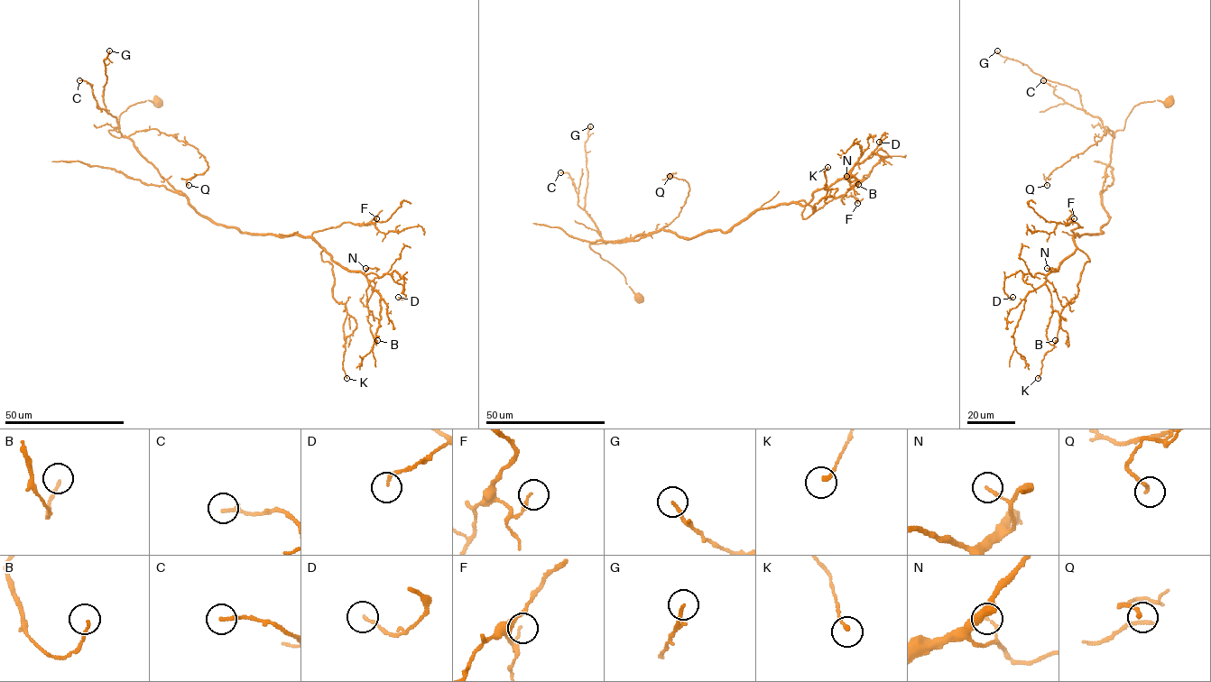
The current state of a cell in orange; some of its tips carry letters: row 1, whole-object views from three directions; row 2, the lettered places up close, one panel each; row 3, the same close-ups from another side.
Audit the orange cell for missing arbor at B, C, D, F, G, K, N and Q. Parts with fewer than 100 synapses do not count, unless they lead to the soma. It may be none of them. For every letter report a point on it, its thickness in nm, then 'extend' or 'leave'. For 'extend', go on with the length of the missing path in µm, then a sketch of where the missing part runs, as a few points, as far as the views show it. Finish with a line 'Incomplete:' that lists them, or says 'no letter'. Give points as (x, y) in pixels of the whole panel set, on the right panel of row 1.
B: place (1055, 340); calibre 120 nm; leave
C: place (1043, 80); calibre 170 nm; leave
D: place (1012, 297); calibre 130 nm; leave
F: place (1074, 218); calibre 100 nm; leave
G: place (997, 50); calibre 150 nm; leave
K: place (1038, 378); calibre 180 nm; leave
N: place (1047, 268); calibre 110 nm; leave
Q: place (1047, 185); calibre 160 nm; leave
Incomplete: no letter

